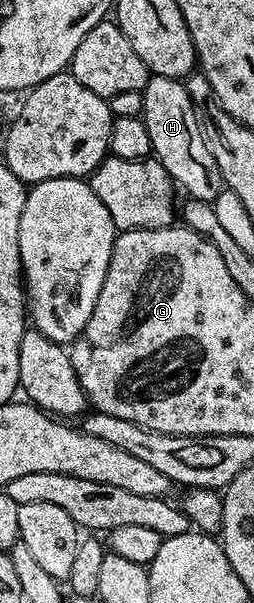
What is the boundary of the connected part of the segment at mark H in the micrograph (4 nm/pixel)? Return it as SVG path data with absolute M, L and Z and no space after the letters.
M152 75L143 87L142 119L149 130L149 142L154 159L165 166L172 181L180 189L187 191L192 200L213 202L225 191L221 170L217 170L217 161L209 154L205 138L201 134L199 113L187 93L183 80L174 80L164 76Z

